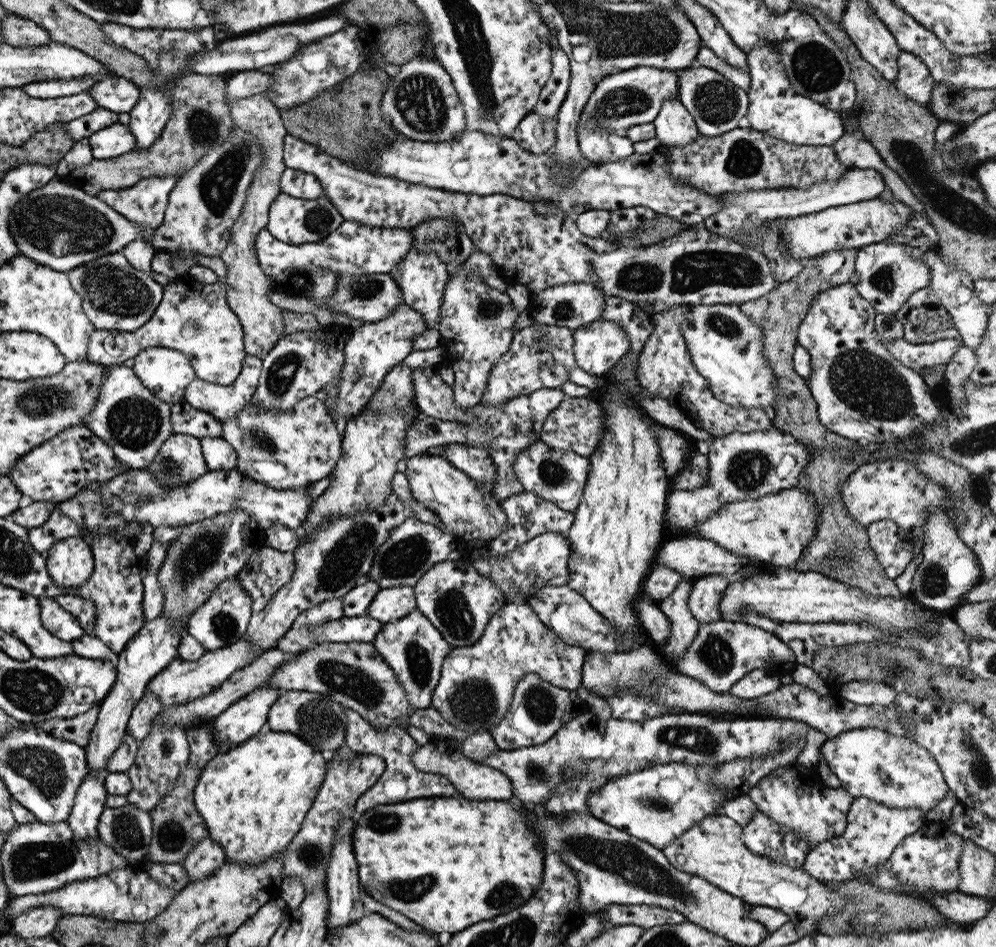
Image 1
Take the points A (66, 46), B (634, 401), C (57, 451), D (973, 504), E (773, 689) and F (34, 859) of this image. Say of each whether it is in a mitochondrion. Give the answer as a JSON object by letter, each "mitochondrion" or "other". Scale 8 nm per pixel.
{"A":"other","B":"other","C":"other","D":"other","E":"other","F":"mitochondrion"}

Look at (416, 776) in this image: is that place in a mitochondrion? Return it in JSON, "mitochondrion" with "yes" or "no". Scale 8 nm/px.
{"mitochondrion":"no"}

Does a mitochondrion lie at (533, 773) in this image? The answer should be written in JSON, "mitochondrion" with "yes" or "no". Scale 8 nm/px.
{"mitochondrion":"yes"}

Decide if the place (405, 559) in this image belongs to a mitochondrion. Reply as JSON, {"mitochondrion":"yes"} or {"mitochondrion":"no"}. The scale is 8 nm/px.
{"mitochondrion":"yes"}

